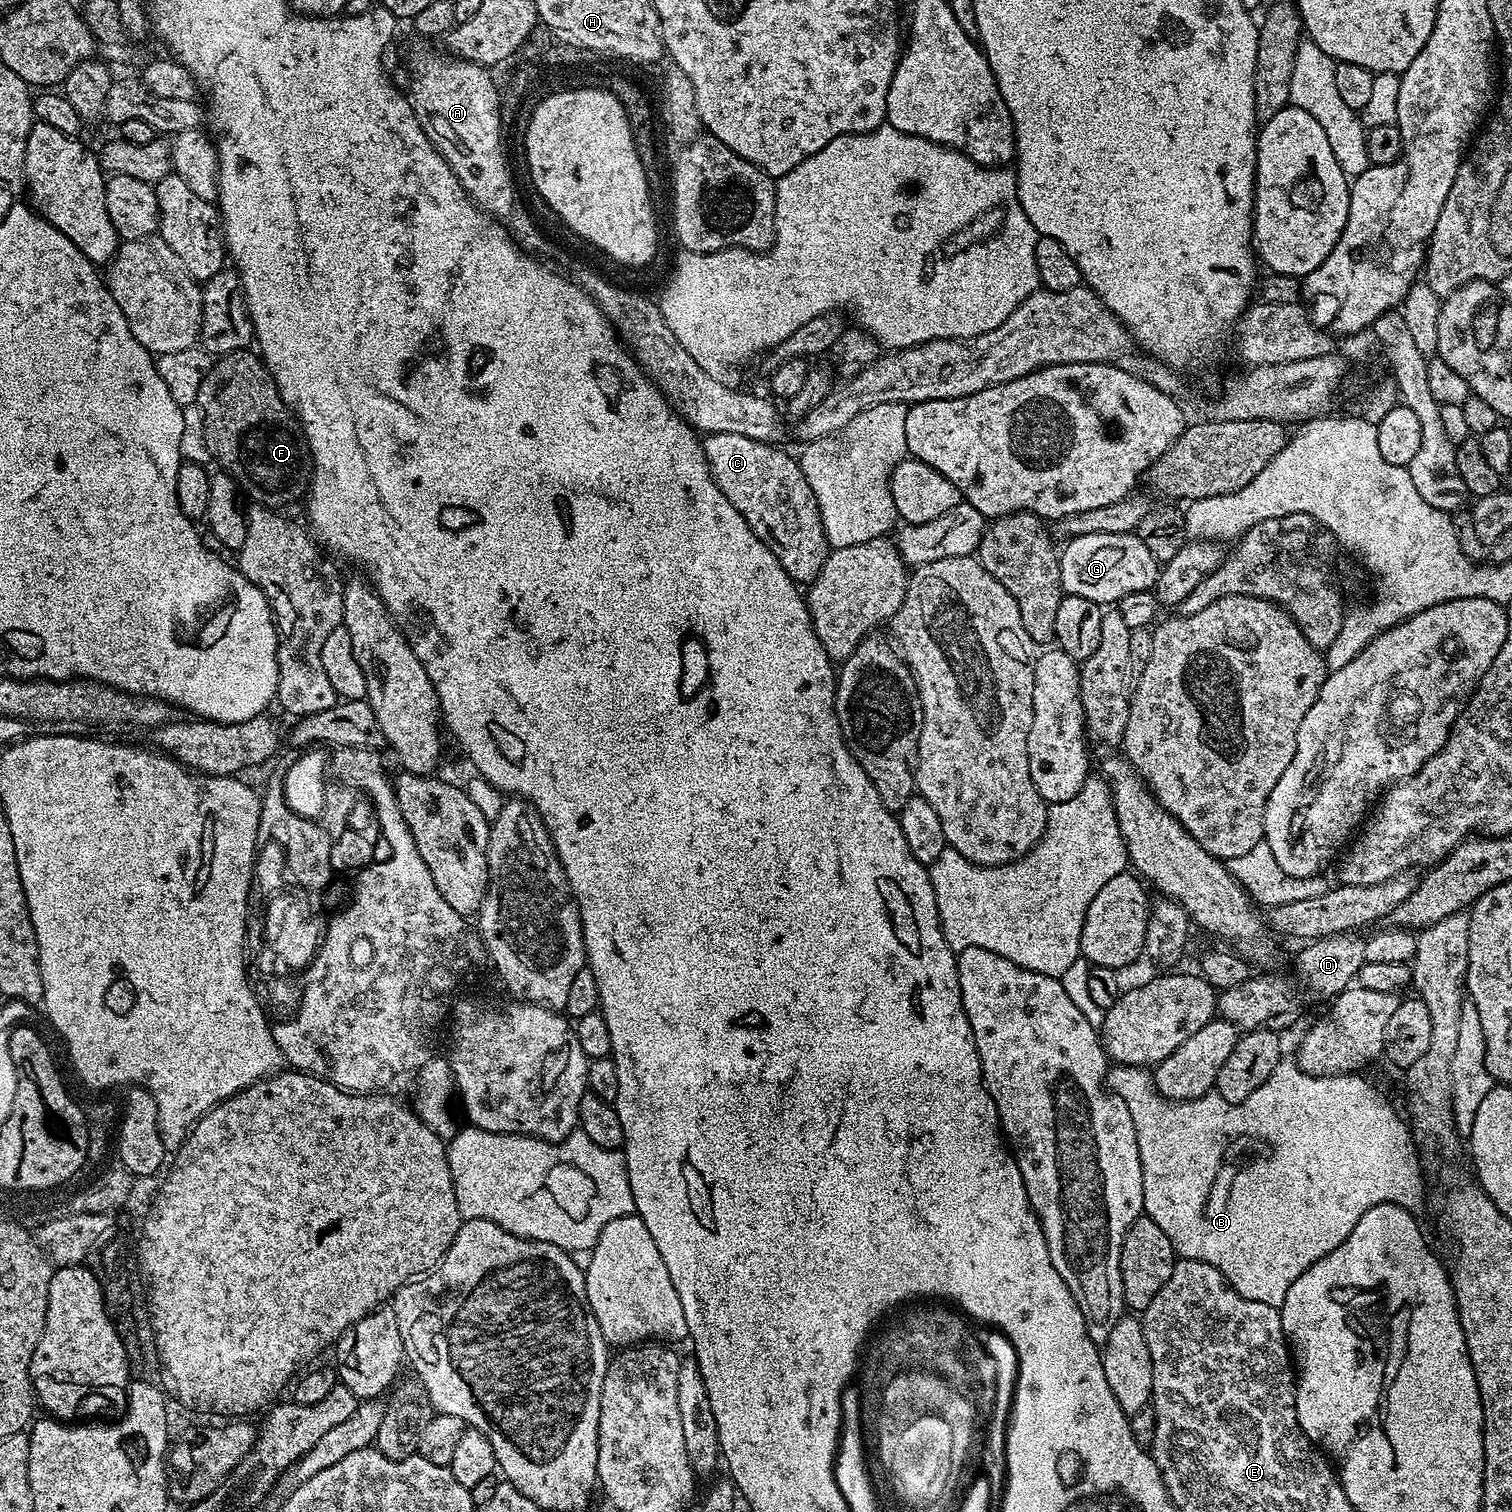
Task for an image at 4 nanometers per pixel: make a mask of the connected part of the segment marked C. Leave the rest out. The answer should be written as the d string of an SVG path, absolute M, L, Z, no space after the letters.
M713 432L703 437L702 443L718 490L734 502L734 510L746 518L750 530L770 546L774 558L782 562L782 570L786 570L797 585L811 584L818 570L822 570L830 549L814 490L810 490L806 474L802 474L799 459L776 448L780 446L775 443L764 444L761 440L746 438L746 434Z

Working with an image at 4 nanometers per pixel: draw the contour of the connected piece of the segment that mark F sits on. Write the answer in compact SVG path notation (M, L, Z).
M241 350L219 357L206 374L205 380L201 384L201 389L198 390L195 403L199 405L204 415L205 440L211 459L216 464L217 462L220 463L219 467L236 481L237 485L242 489L243 495L245 492L252 504L263 504L265 508L280 510L285 507L283 504L292 504L295 500L303 501L305 499L308 491L308 481L312 478L312 456L308 452L308 443L304 437L304 431L300 429L300 422L296 419L296 415L286 406L282 394L278 394L278 386L274 382L274 378L255 351Z

